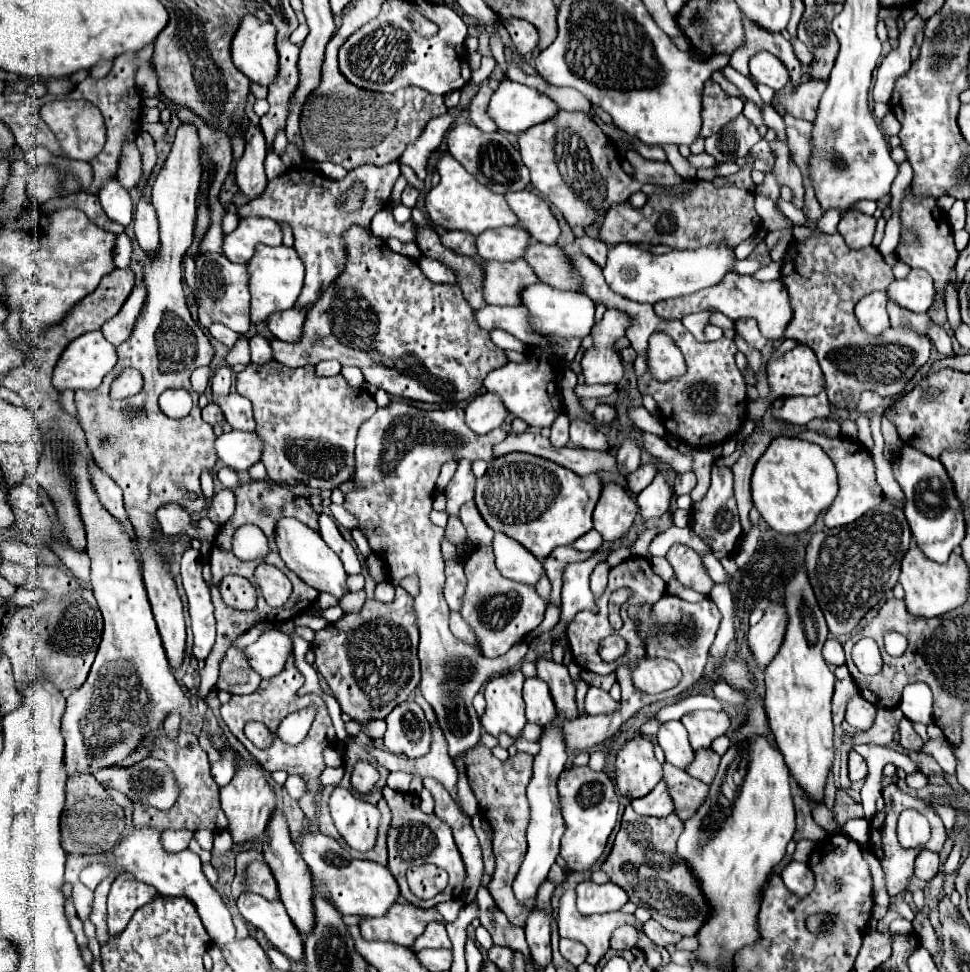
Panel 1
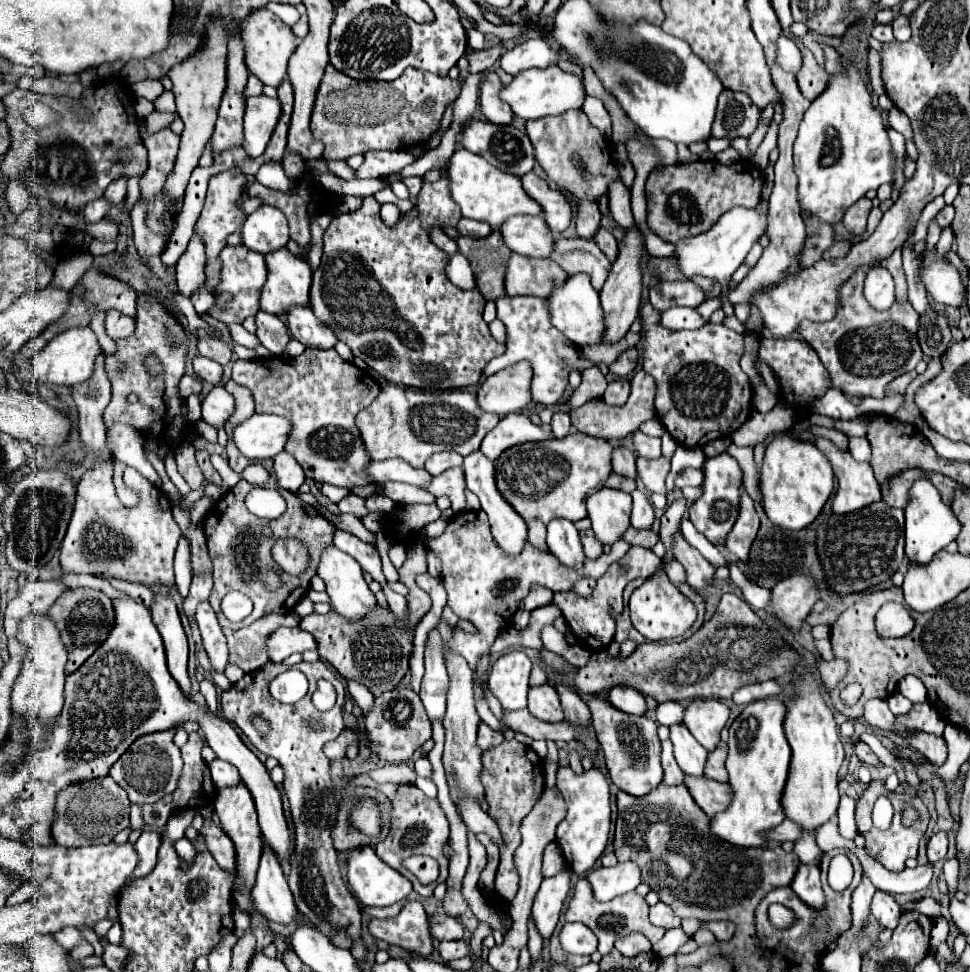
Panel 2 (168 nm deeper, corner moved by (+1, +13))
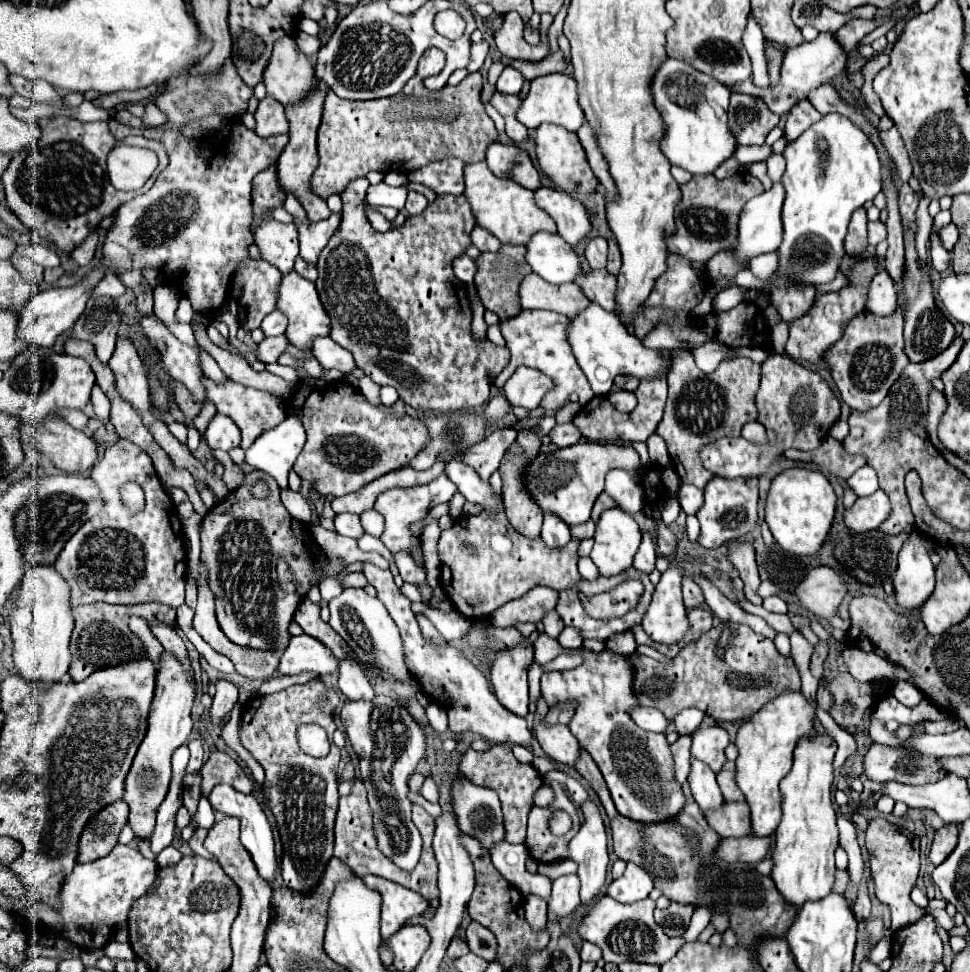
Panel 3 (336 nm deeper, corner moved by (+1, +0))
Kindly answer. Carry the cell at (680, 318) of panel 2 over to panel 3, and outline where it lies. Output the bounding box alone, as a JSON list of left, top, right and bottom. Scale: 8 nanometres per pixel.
[574,371,666,443]

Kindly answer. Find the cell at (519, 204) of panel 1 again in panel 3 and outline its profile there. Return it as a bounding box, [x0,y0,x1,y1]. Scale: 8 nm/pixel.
[534,187,590,245]

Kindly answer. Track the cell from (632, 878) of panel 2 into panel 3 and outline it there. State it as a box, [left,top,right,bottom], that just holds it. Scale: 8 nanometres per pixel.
[606,863,652,903]

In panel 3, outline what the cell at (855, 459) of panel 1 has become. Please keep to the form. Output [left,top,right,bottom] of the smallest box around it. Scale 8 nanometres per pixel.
[844,489,890,533]

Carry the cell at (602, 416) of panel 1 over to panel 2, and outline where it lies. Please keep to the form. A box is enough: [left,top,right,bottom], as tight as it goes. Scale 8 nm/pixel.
[602,380,630,406]

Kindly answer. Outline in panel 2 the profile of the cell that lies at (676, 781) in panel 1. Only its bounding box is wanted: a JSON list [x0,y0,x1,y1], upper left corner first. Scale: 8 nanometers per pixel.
[684,776,732,818]

